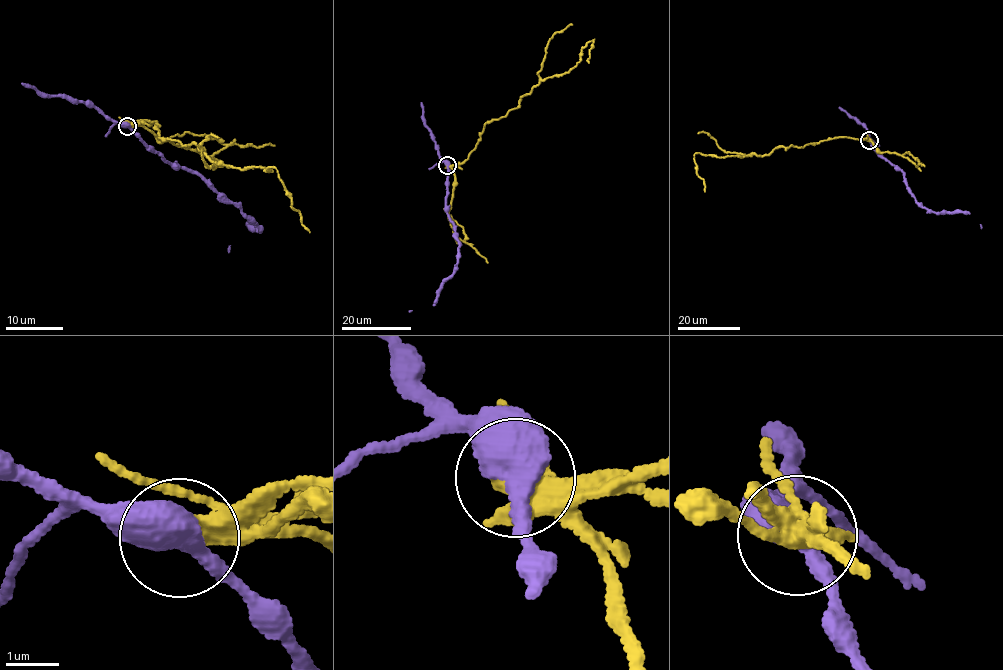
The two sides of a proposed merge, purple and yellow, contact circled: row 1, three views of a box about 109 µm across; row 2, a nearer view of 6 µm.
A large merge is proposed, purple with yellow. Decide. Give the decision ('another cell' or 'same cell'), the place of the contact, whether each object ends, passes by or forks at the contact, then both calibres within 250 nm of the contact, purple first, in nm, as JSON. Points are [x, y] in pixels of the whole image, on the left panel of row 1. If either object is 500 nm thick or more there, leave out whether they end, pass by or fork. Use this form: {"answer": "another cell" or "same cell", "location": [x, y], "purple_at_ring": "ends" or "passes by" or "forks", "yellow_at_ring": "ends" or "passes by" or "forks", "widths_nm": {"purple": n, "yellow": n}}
{"answer": "another cell", "location": [127, 126], "widths_nm": {"purple": 550, "yellow": 400}}

